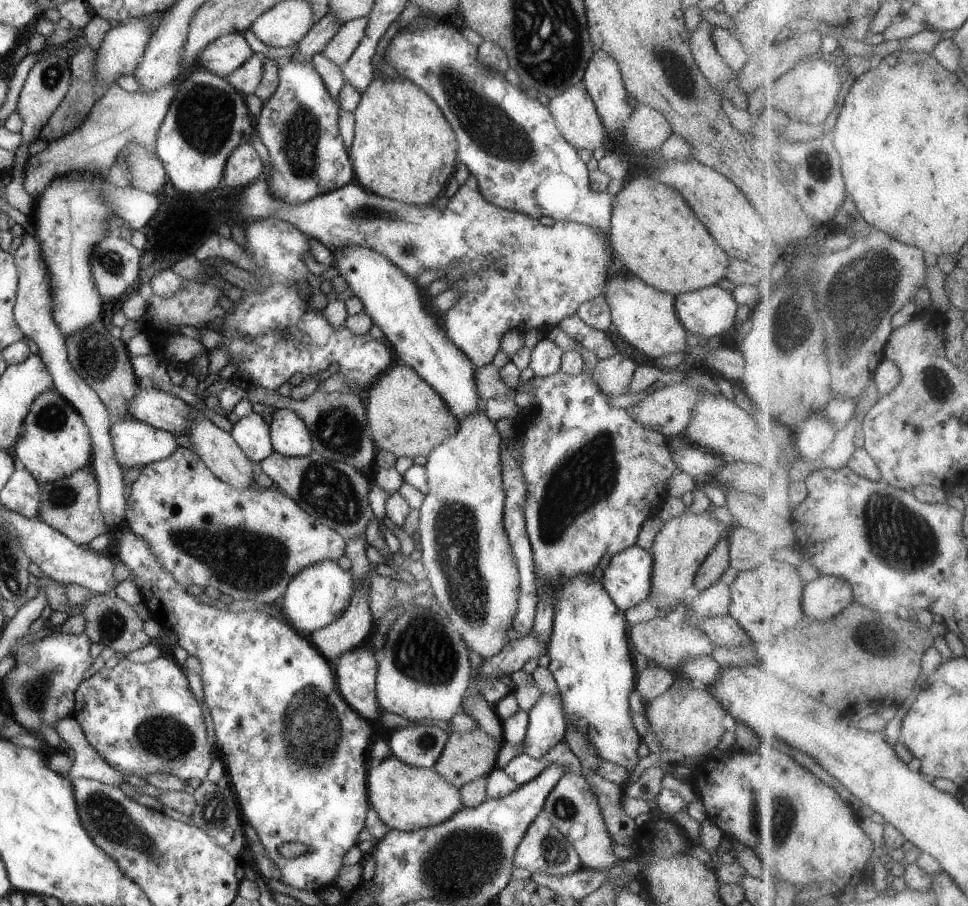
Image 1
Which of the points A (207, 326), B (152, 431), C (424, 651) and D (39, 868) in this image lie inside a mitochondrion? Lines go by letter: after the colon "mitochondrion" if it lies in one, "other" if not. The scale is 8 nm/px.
A: other
B: other
C: mitochondrion
D: other

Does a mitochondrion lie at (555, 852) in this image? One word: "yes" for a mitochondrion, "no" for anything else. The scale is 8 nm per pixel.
yes

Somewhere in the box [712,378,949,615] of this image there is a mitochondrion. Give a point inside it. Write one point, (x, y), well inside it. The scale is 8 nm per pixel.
(904, 538)

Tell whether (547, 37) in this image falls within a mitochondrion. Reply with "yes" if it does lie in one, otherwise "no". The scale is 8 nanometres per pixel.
yes

